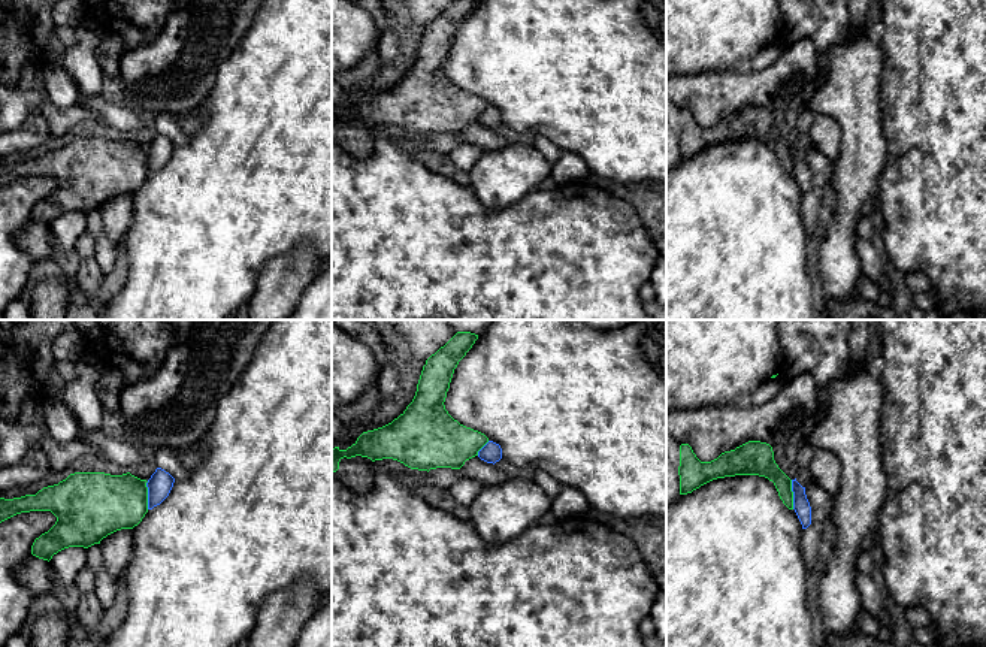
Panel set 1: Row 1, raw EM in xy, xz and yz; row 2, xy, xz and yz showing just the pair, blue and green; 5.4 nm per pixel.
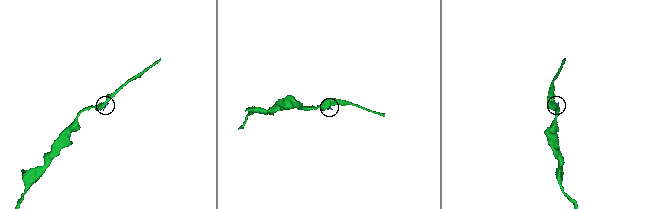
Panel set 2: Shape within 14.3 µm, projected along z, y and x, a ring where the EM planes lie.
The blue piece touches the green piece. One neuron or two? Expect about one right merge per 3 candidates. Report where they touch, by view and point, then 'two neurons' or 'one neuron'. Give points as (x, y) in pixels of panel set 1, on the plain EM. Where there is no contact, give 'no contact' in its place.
yz (794, 160) | two neurons

